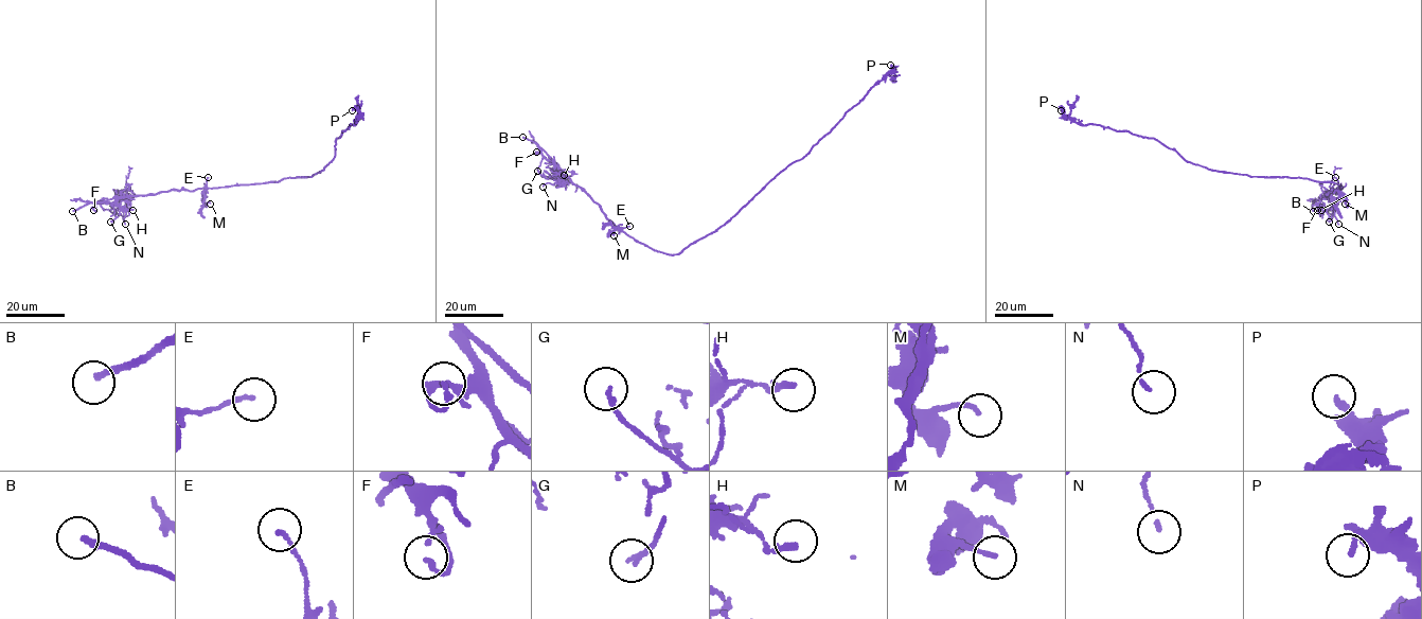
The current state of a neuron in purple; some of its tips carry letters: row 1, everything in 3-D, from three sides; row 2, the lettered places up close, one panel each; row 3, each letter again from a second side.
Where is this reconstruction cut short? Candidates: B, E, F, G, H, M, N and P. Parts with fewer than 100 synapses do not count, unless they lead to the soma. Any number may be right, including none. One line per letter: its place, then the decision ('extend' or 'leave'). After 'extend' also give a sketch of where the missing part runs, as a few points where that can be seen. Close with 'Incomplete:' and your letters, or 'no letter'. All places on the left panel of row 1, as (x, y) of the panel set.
B: place (72, 211); extend; course (72, 211), (61, 212), (57, 208), (53, 224), (55, 230), (53, 234), (45, 234), (50, 227)
E: place (208, 177); leave
F: place (93, 210); leave
G: place (110, 222); leave
H: place (132, 210); leave
M: place (210, 204); leave
N: place (125, 224); leave
P: place (352, 110); leave
Incomplete: B

